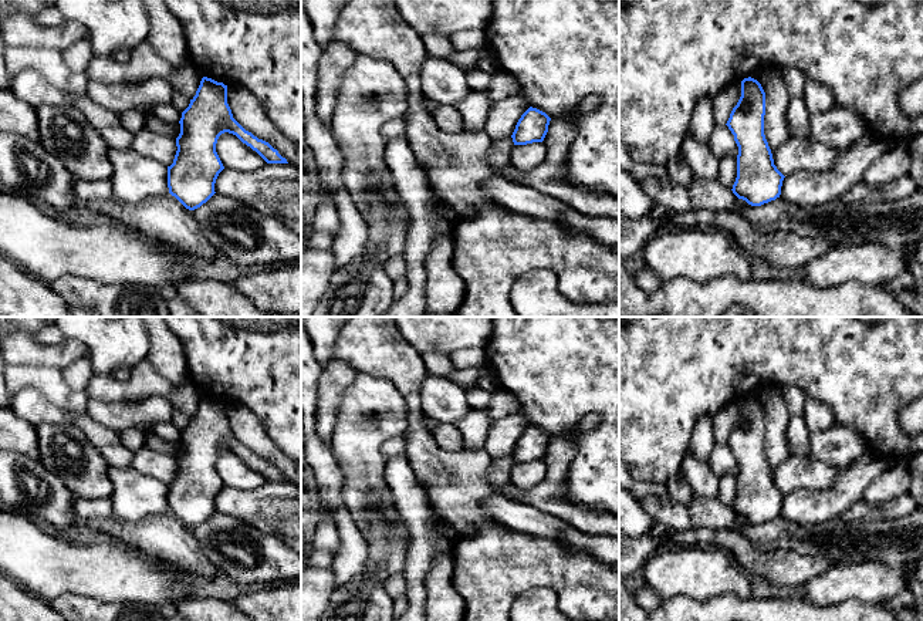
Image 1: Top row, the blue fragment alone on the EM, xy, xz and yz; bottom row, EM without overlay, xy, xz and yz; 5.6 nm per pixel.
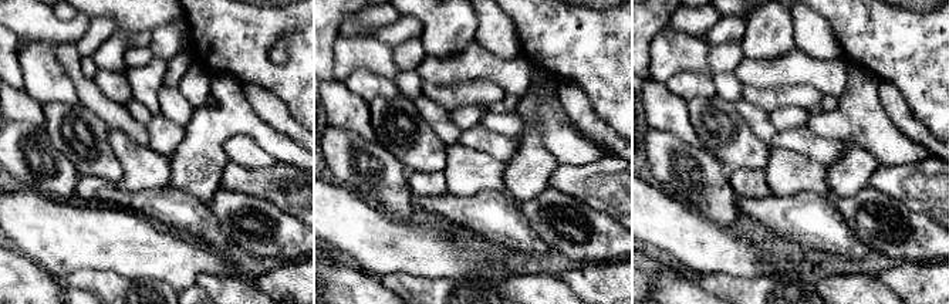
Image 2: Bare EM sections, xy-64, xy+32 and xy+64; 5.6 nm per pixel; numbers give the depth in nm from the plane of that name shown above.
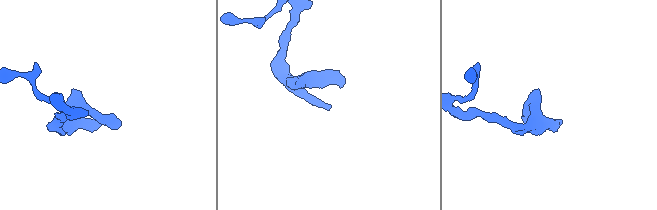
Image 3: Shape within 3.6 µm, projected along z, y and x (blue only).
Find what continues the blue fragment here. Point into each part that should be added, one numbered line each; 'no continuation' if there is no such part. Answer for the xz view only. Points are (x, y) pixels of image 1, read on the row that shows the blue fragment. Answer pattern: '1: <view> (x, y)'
no continuation

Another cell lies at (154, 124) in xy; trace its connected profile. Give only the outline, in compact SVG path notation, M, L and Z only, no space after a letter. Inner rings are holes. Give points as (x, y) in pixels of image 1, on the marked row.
M141 109L141 112L145 115L146 128L151 131L155 131L158 134L163 134L172 138L178 138L180 134L180 124L165 124L160 119L155 118L149 111Z

